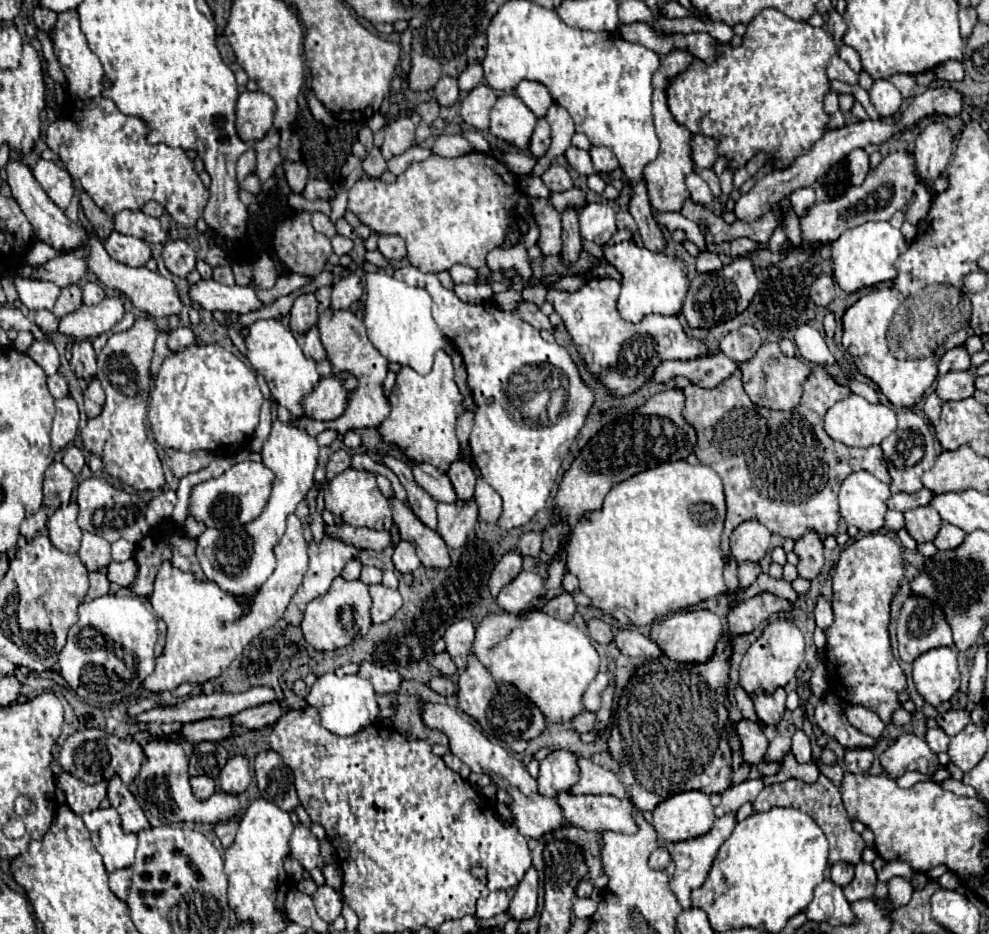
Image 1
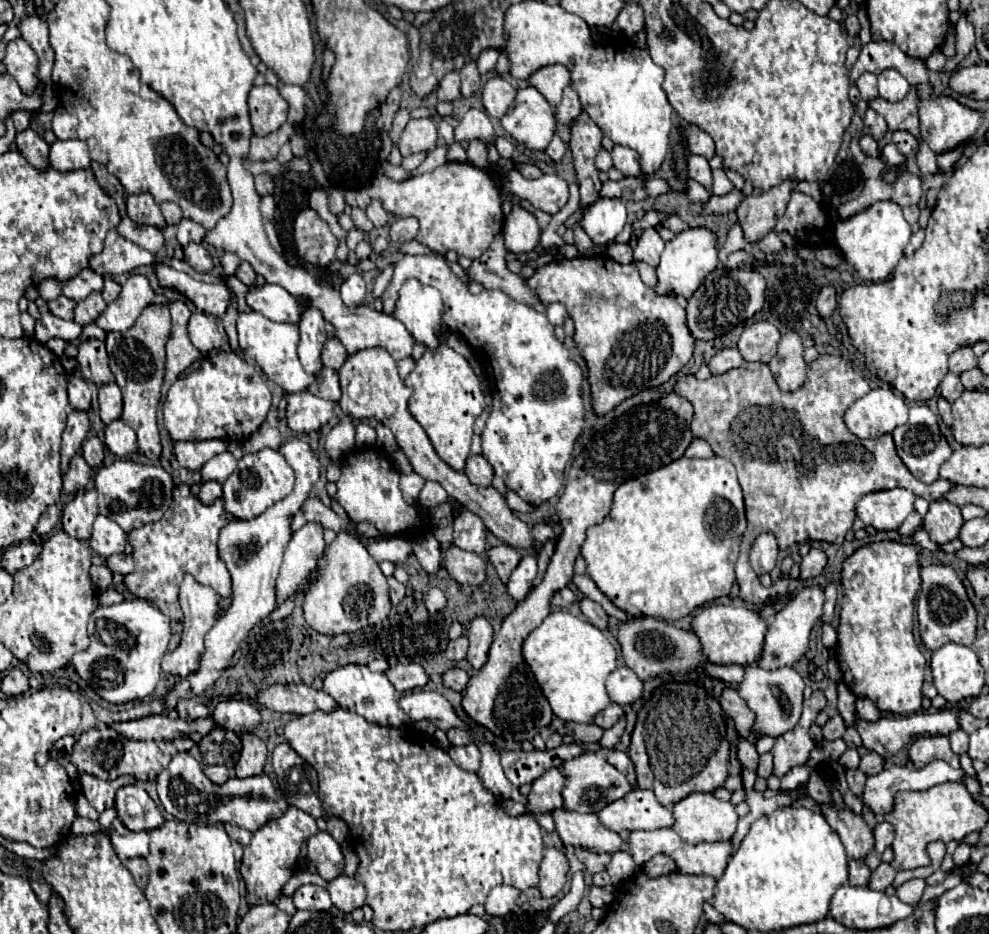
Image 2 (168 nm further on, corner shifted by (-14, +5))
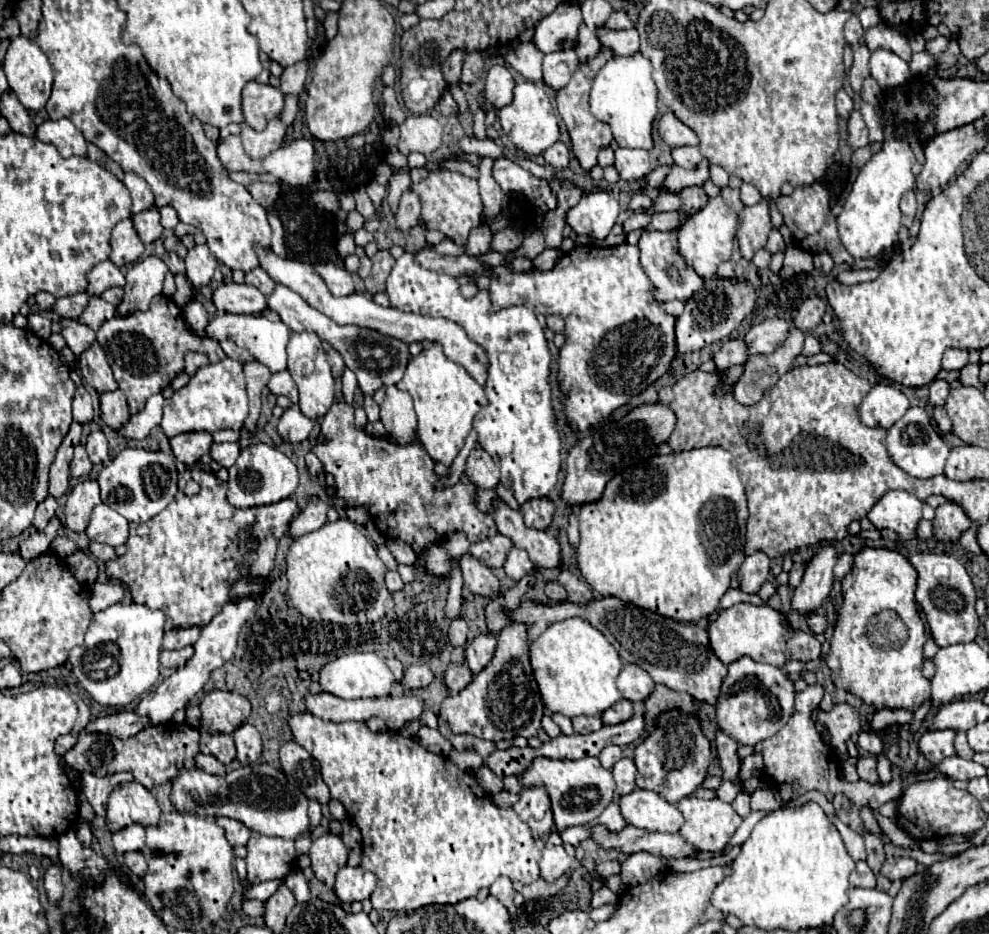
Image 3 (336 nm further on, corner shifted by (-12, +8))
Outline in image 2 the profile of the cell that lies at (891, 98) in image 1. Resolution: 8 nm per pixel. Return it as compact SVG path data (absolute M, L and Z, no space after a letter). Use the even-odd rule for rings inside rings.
M886 68L878 74L878 92L888 102L900 102L910 90L908 80L894 68Z

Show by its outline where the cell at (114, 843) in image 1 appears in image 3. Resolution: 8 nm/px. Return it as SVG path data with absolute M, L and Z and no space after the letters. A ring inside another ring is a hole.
M130 825L114 833L112 843L116 853L128 853L128 851L142 851L145 847L146 831L142 825Z

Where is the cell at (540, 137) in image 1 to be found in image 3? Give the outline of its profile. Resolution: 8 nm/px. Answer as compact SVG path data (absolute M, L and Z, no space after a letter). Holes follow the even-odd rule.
M556 141L552 147L548 147L544 151L544 159L548 165L556 167L556 169L564 169L568 167L568 149L562 141Z

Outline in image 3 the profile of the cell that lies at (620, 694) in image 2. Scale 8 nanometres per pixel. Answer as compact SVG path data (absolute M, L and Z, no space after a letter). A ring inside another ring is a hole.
M630 663L622 667L616 679L616 687L624 699L636 703L636 701L644 701L652 693L654 681L648 677L648 673L644 673L644 669Z

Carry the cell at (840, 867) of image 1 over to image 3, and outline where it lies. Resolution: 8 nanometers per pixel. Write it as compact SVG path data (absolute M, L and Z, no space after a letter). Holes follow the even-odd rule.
M866 861L856 863L856 869L850 875L850 887L876 887L876 875Z

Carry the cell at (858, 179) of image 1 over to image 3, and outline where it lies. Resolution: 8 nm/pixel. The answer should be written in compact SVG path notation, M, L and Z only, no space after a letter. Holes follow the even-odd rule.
M854 111L850 115L850 121L848 121L848 143L854 149L868 145L868 127L866 127L866 123L858 111Z

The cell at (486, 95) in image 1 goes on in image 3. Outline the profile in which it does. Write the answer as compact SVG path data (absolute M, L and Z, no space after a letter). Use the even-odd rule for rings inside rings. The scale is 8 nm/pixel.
M494 65L486 75L486 101L492 107L502 109L512 103L512 89L514 77L510 75L510 71L502 65Z

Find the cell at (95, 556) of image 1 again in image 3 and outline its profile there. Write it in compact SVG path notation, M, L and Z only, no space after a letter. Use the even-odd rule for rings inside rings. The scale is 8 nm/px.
M100 503L94 507L94 511L90 515L86 535L90 541L118 547L128 541L128 521L114 509L110 509L108 505Z

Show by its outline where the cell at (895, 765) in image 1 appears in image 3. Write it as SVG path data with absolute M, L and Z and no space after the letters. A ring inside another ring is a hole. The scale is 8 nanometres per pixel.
M928 731L920 739L920 753L930 761L930 763L940 763L946 757L954 757L954 731Z

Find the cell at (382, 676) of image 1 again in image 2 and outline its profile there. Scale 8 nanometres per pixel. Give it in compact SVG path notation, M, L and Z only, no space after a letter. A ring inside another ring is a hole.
M396 664L386 672L386 676L398 692L406 692L416 686L426 686L428 682L428 674L420 664Z

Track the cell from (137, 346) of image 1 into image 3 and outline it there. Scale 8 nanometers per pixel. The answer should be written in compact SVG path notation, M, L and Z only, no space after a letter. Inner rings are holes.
M156 295L148 311L136 311L130 313L128 317L114 317L106 321L96 333L98 343L102 345L108 363L114 371L118 387L124 391L128 399L132 415L140 413L146 405L146 399L154 393L160 393L184 369L184 353L188 351L206 353L212 363L226 357L218 341L208 337L196 337L186 327L182 309L170 297L164 295Z

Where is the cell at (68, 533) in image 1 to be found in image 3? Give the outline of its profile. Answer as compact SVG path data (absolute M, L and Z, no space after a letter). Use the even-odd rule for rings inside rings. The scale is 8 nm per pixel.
M92 479L78 481L74 489L70 491L66 507L64 507L64 525L76 533L86 531L90 513L98 503L100 503L98 483Z

